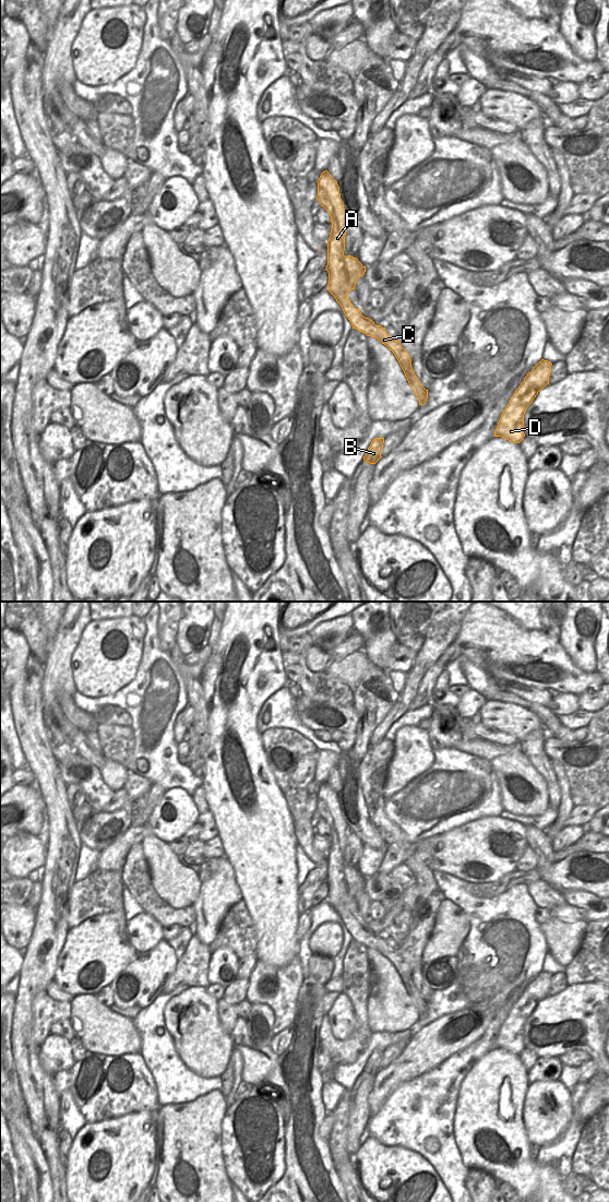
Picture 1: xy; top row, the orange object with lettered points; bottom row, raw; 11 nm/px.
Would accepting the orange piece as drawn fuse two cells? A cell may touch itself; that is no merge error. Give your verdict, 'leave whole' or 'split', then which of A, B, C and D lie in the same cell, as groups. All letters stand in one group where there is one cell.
split | A B / C D

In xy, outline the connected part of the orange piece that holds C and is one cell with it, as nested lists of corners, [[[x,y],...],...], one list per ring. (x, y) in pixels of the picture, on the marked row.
[[[372,320],[368,321],[368,330],[365,332],[367,336],[378,338],[382,344],[389,347],[397,358],[405,377],[414,390],[419,405],[423,405],[428,398],[428,390],[426,390],[418,378],[416,377],[414,369],[411,367],[411,359],[408,353],[402,347],[399,341],[395,341],[389,333],[385,331],[385,328],[381,325],[375,325]]]

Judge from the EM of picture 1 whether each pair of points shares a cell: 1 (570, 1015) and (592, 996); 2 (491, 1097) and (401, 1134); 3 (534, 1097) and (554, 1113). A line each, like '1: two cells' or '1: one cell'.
1: one cell
2: two cells
3: one cell

